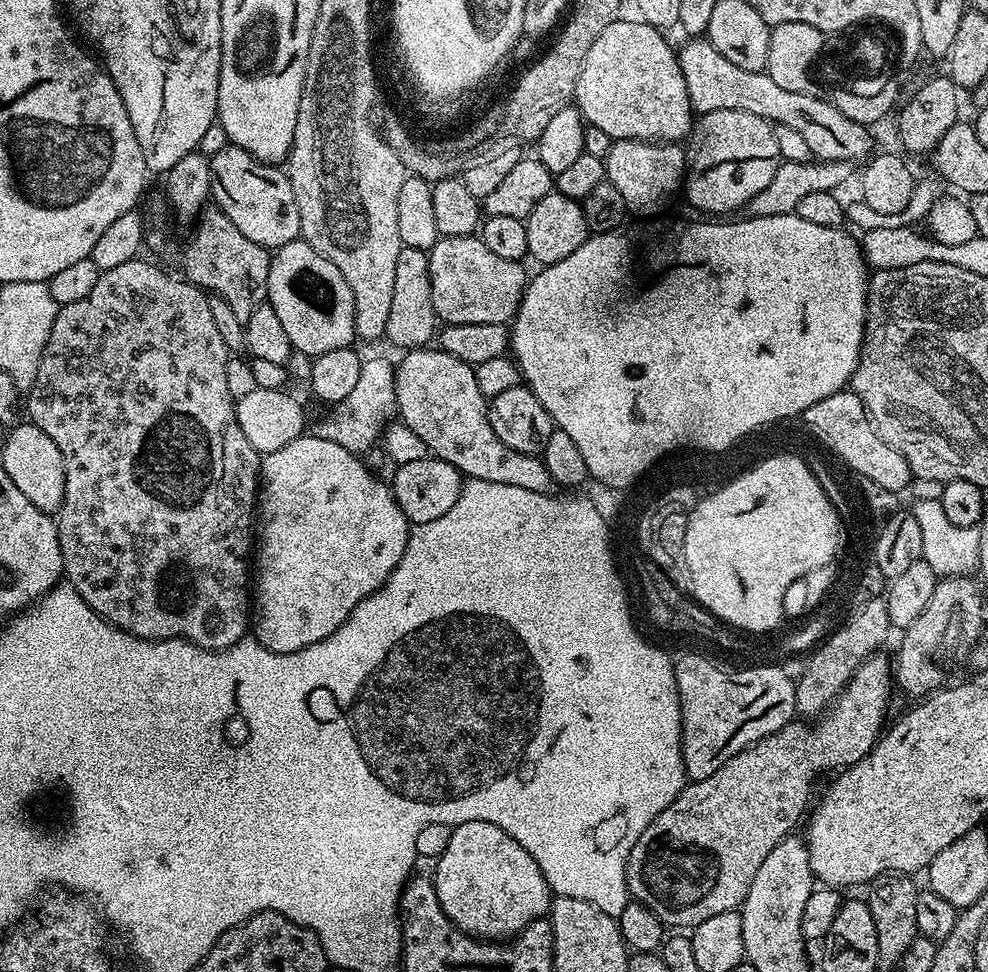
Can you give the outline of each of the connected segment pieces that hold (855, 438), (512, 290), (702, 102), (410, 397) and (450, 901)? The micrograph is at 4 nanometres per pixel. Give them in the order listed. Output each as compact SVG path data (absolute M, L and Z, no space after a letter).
M835 392L830 394L830 398L822 398L822 402L814 402L814 406L805 410L802 423L812 431L809 433L823 447L829 448L841 460L844 466L852 468L872 482L878 482L878 486L889 492L903 493L903 488L908 483L913 483L914 477L906 458L902 458L902 454L894 450L894 446L890 446L879 436L868 417L867 410L864 409L862 398L858 398L856 392Z
M476 234L441 236L427 254L430 294L434 298L437 321L444 324L508 324L515 316L530 279L529 273L524 273L525 265L521 261L493 254Z
M692 38L684 43L688 44L679 45L678 55L693 113L746 110L746 114L758 114L773 126L790 126L790 130L798 130L798 134L802 134L813 157L820 162L863 161L873 151L872 136L868 133L871 131L863 124L850 122L850 118L846 118L842 110L832 105L831 99L824 97L823 100L820 94L793 94L783 86L775 84L774 78L770 78L767 71L742 70L734 66L734 62L722 58L722 54L718 54L718 50L714 50L714 46L706 38Z
M438 346L405 351L395 365L398 420L422 438L429 453L450 462L469 480L489 480L522 486L535 492L553 491L554 485L540 456L510 450L490 426L488 401L474 379L473 365L454 358Z
M462 822L455 825L450 834L446 854L435 861L434 883L442 910L460 931L485 942L504 942L518 935L530 922L545 919L549 915L554 893L549 888L538 862L506 830L490 822Z

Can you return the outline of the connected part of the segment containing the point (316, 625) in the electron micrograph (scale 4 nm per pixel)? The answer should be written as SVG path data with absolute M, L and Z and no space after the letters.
M305 434L294 438L282 450L267 453L260 462L260 483L258 485L258 539L254 544L254 636L266 650L278 654L290 654L308 648L314 642L322 642L370 594L374 594L390 578L392 571L398 566L402 554L408 545L410 525L406 514L398 506L391 487L380 481L377 473L367 468L363 459L350 450L343 449L335 442L326 441L317 434Z

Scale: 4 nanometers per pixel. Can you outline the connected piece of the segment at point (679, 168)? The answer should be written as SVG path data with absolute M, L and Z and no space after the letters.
M617 140L610 146L610 154L603 160L606 179L617 188L626 202L629 213L652 218L672 200L676 191L681 191L686 180L686 152L676 142L653 142L650 140Z

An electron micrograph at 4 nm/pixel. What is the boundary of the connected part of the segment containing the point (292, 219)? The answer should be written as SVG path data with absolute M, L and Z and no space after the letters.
M229 143L228 147L218 150L218 154L214 154L208 161L210 166L210 200L215 207L222 210L222 214L226 214L226 218L230 218L230 222L234 222L234 226L238 226L241 234L246 234L246 238L250 238L250 242L258 242L258 246L269 250L275 250L286 246L290 242L301 239L300 235L300 219L298 218L298 202L294 190L288 181L287 171L281 170L274 164L263 164L260 160L255 160L253 156L246 150L242 150L236 144Z

